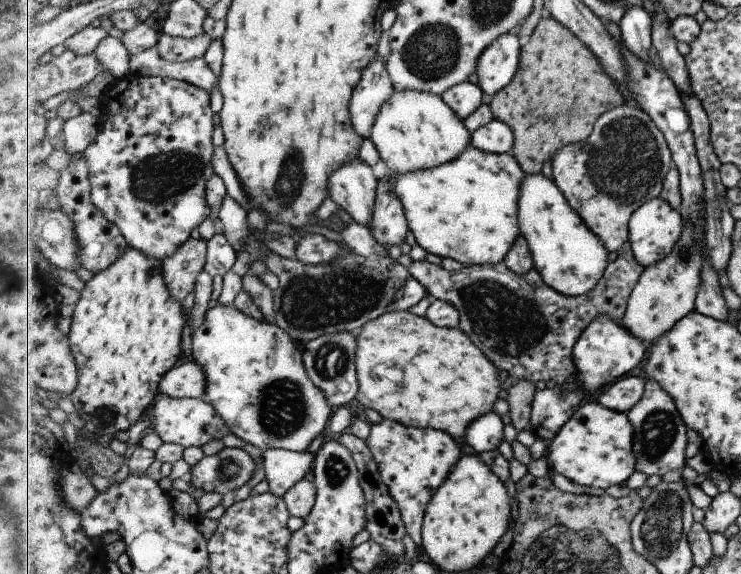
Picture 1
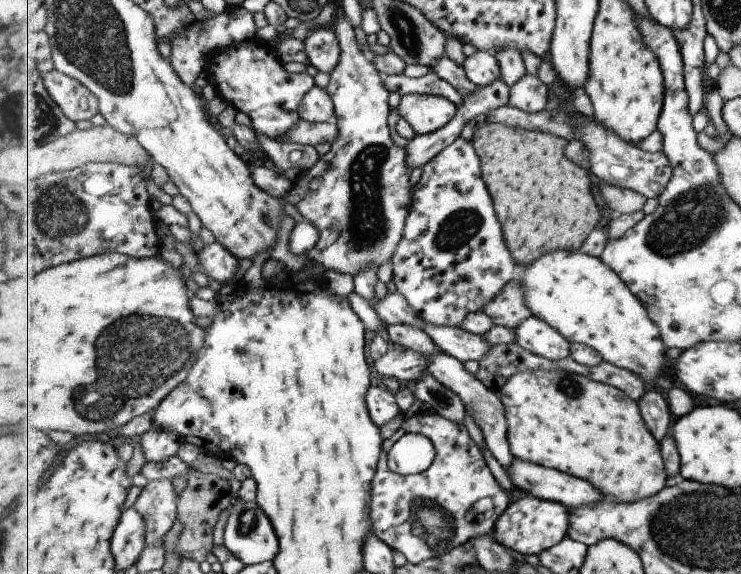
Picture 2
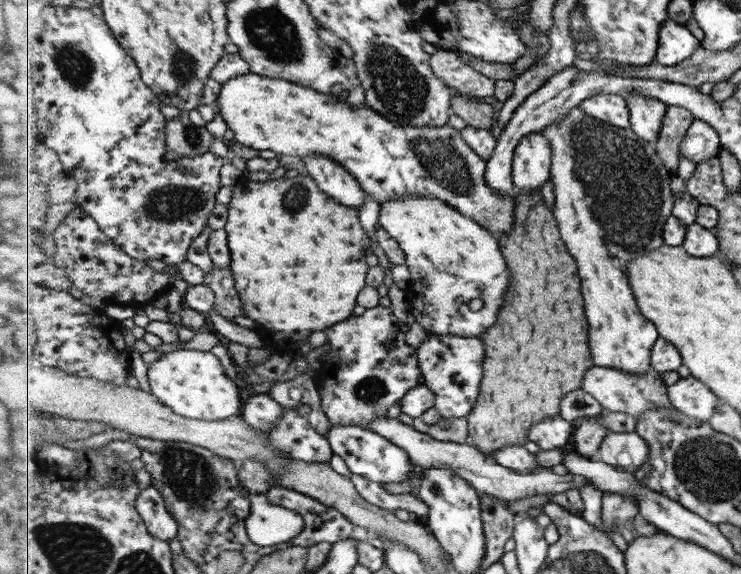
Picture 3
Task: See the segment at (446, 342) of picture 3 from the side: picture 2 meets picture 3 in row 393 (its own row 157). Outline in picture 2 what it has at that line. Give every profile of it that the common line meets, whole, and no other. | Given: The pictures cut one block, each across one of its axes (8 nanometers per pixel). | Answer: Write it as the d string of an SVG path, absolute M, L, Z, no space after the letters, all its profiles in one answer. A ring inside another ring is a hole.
M459 138L454 144L445 148L445 150L423 168L422 177L415 186L416 194L411 213L406 223L404 239L401 240L396 255L394 255L392 259L394 266L392 282L395 284L397 292L405 296L409 304L412 305L412 308L419 313L425 321L433 325L460 327L470 314L482 311L487 304L492 303L492 301L517 278L518 273L520 273L520 266L516 262L516 258L513 257L512 250L508 248L508 242L505 241L504 229L498 220L492 193L489 191L488 185L484 180L482 164L483 162L477 155L471 140L467 141L463 140L463 138Z

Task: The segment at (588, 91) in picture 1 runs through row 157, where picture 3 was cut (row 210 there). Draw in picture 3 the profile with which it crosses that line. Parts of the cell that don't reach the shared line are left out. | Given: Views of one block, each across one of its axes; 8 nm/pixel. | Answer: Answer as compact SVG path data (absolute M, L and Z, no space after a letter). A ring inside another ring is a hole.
M523 191L516 195L517 210L516 222L513 223L513 231L509 235L503 235L499 238L500 246L504 252L505 261L508 262L508 270L511 273L511 287L508 288L507 299L504 300L503 309L500 312L500 318L496 320L496 324L489 328L485 335L481 338L485 346L485 362L484 362L484 382L481 386L480 397L477 400L476 407L473 408L472 415L467 416L469 421L470 442L477 449L485 453L485 455L494 455L494 452L501 450L503 447L511 445L524 445L529 440L529 431L533 430L533 425L545 421L545 419L560 416L561 404L565 396L569 392L581 389L585 380L585 375L589 369L595 366L593 360L592 348L590 346L590 325L588 324L588 316L584 304L584 296L582 293L582 281L580 269L575 257L569 252L568 244L565 243L560 236L560 224L557 221L554 207L549 207L545 202L541 201L541 191Z

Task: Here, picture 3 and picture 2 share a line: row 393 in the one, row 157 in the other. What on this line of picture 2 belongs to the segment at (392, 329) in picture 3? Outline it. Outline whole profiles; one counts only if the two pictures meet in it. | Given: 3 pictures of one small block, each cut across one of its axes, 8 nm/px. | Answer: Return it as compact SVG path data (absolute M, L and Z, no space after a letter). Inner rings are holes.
M338 16L332 27L336 32L343 55L340 65L330 73L330 83L326 90L332 97L336 121L339 128L338 139L332 144L328 153L319 157L316 164L297 178L284 201L294 205L298 212L320 229L321 239L309 258L325 269L358 276L366 269L375 269L392 260L396 255L409 214L412 210L416 188L411 182L411 171L408 166L407 147L395 144L389 126L389 90L384 84L383 75L373 62L369 62L361 53L355 28L346 16Z

